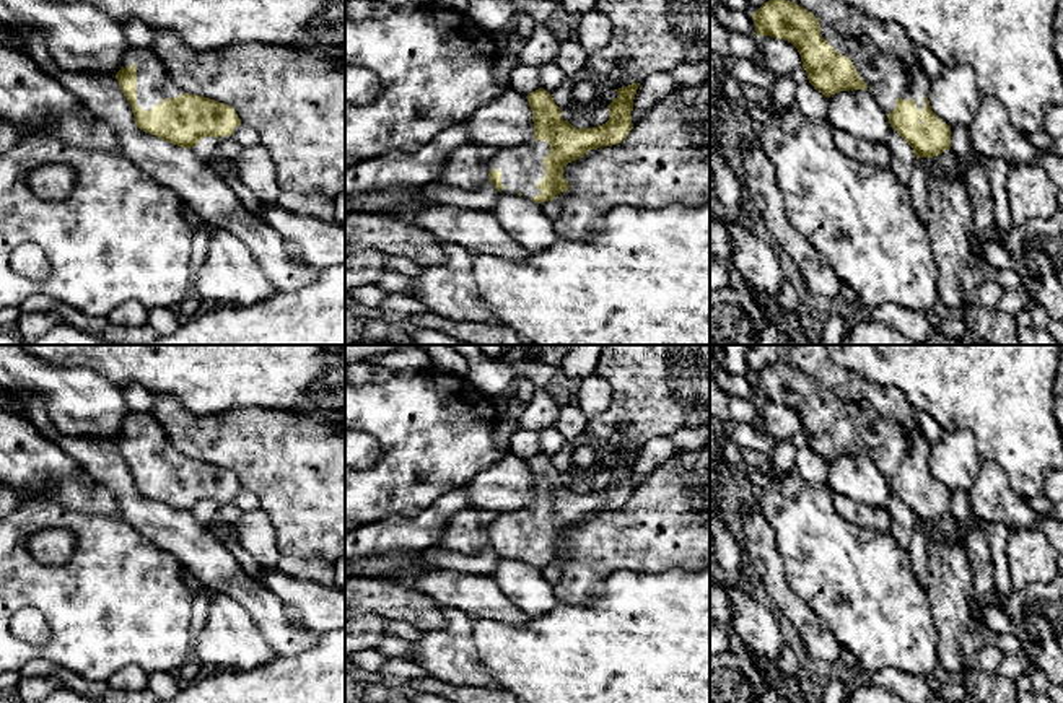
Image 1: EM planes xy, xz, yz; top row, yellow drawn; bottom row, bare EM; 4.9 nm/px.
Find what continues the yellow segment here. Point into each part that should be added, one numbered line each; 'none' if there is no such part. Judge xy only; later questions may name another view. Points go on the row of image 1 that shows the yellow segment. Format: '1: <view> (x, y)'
1: xy (153, 82)

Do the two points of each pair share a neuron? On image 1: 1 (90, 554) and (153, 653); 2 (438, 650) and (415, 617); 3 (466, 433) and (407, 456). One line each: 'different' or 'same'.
1: same
2: different
3: same

